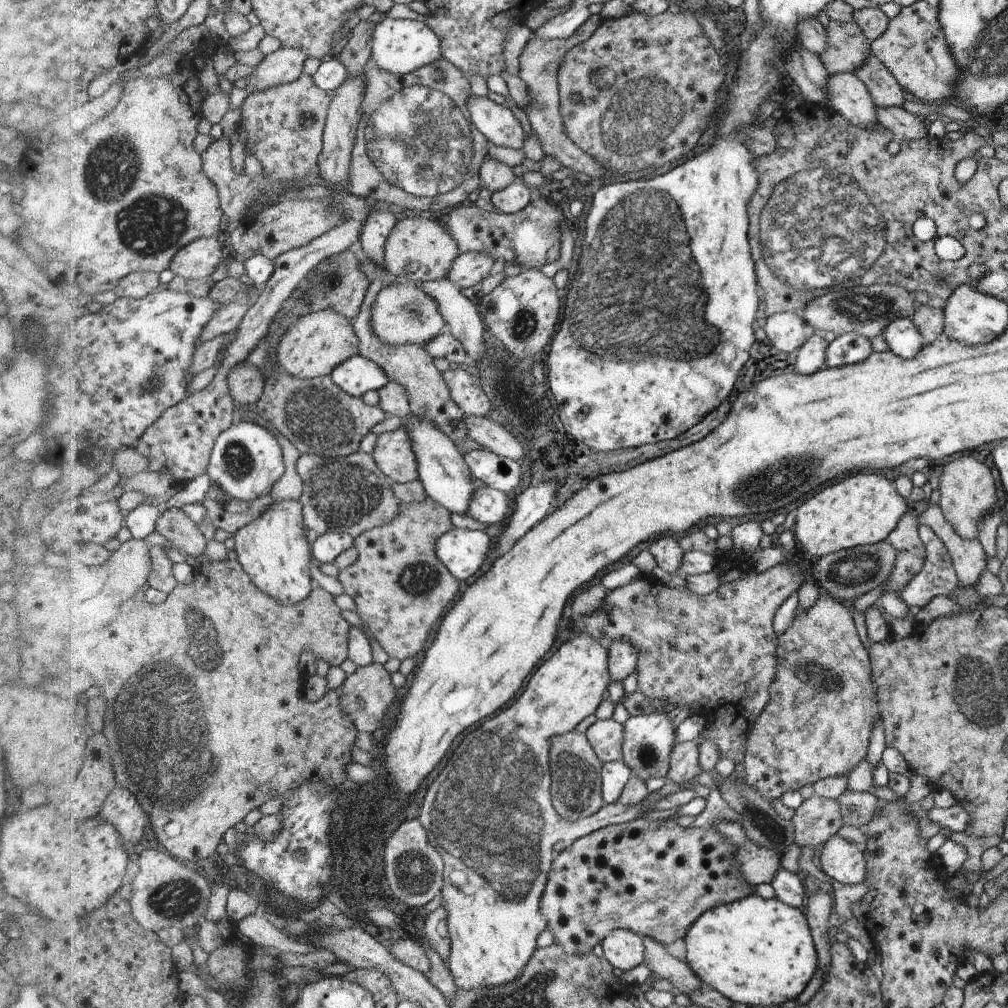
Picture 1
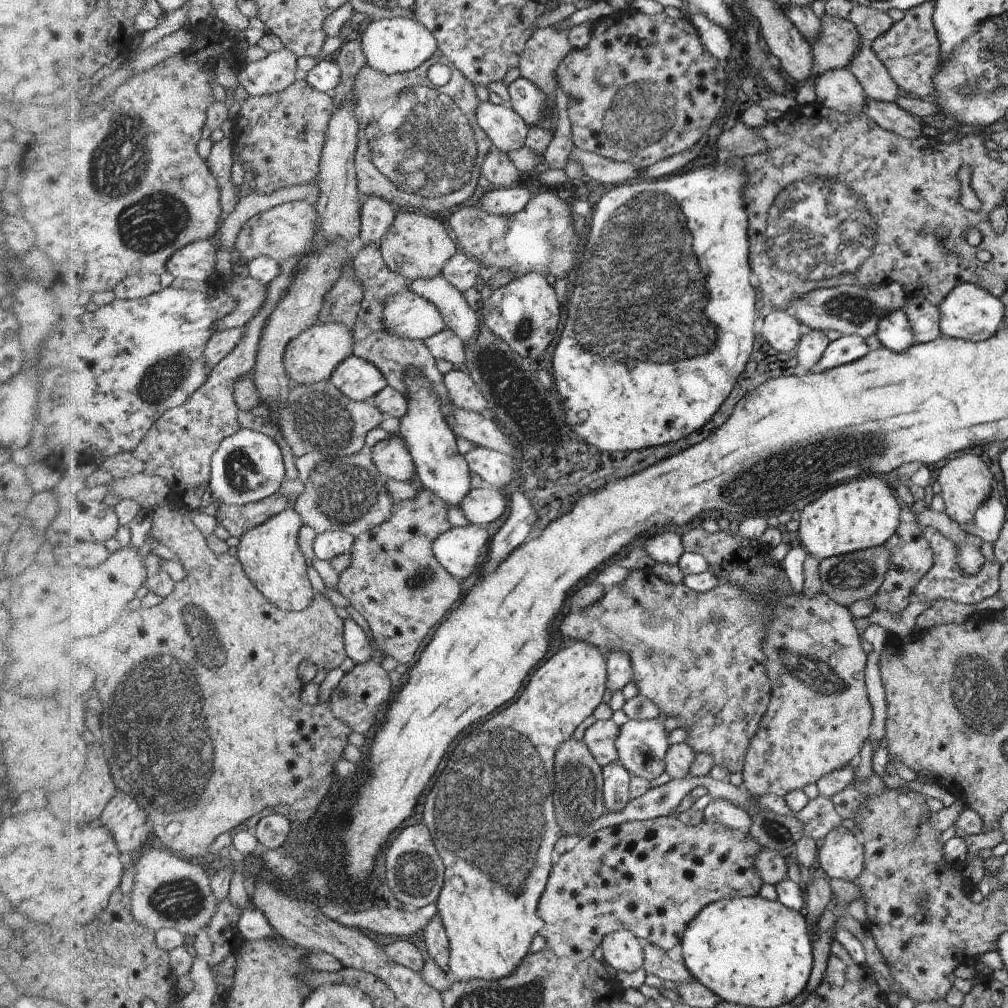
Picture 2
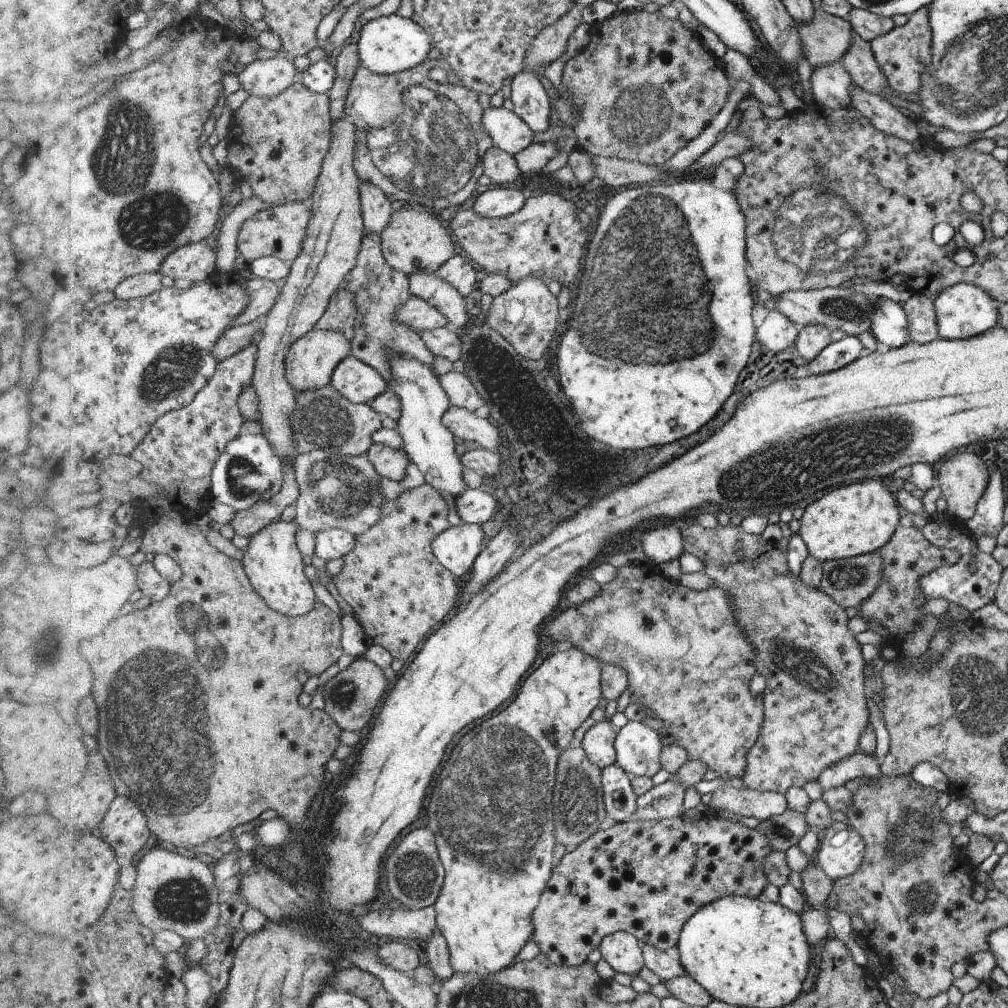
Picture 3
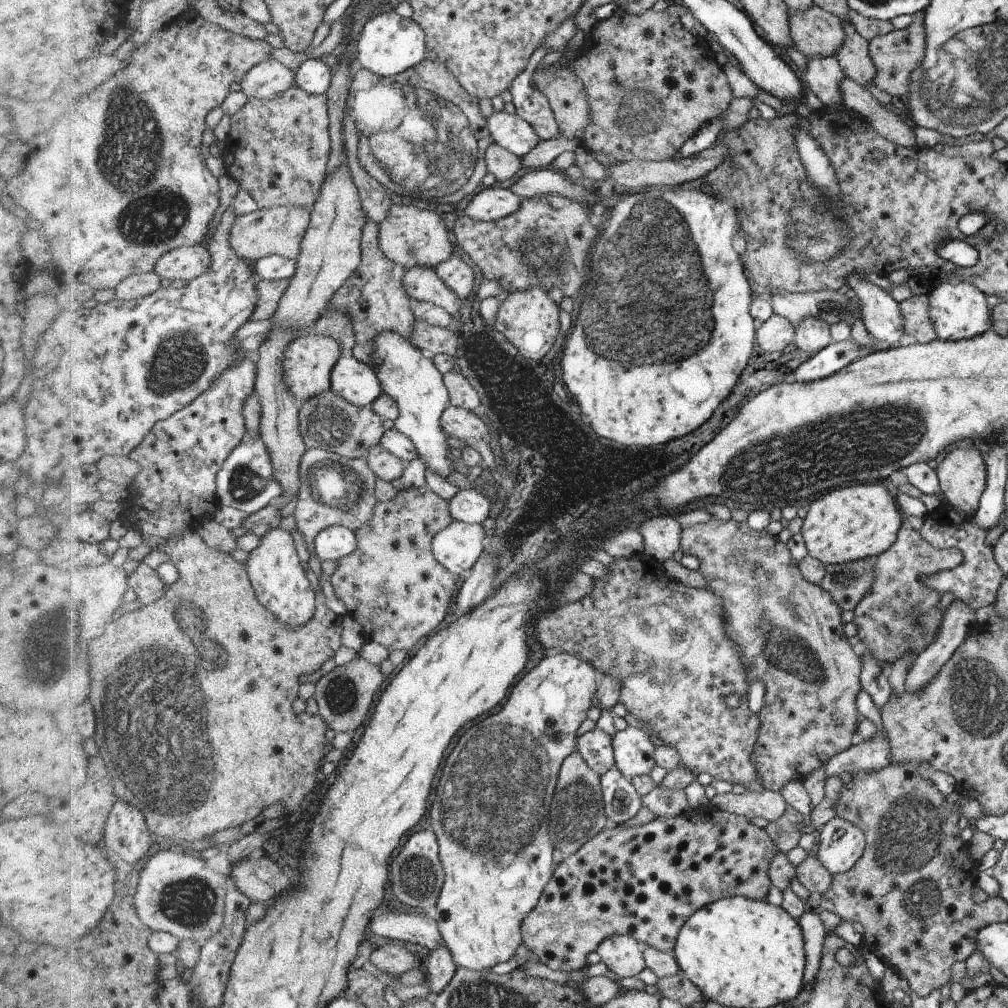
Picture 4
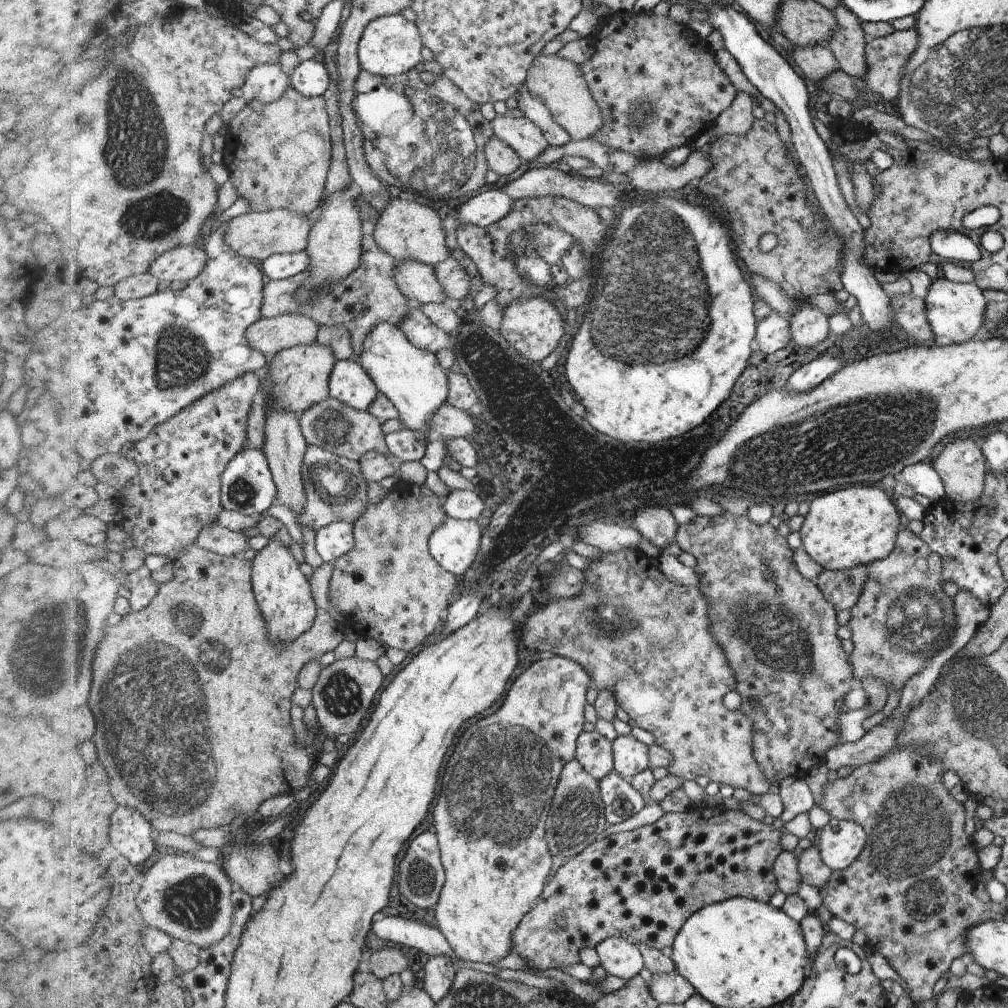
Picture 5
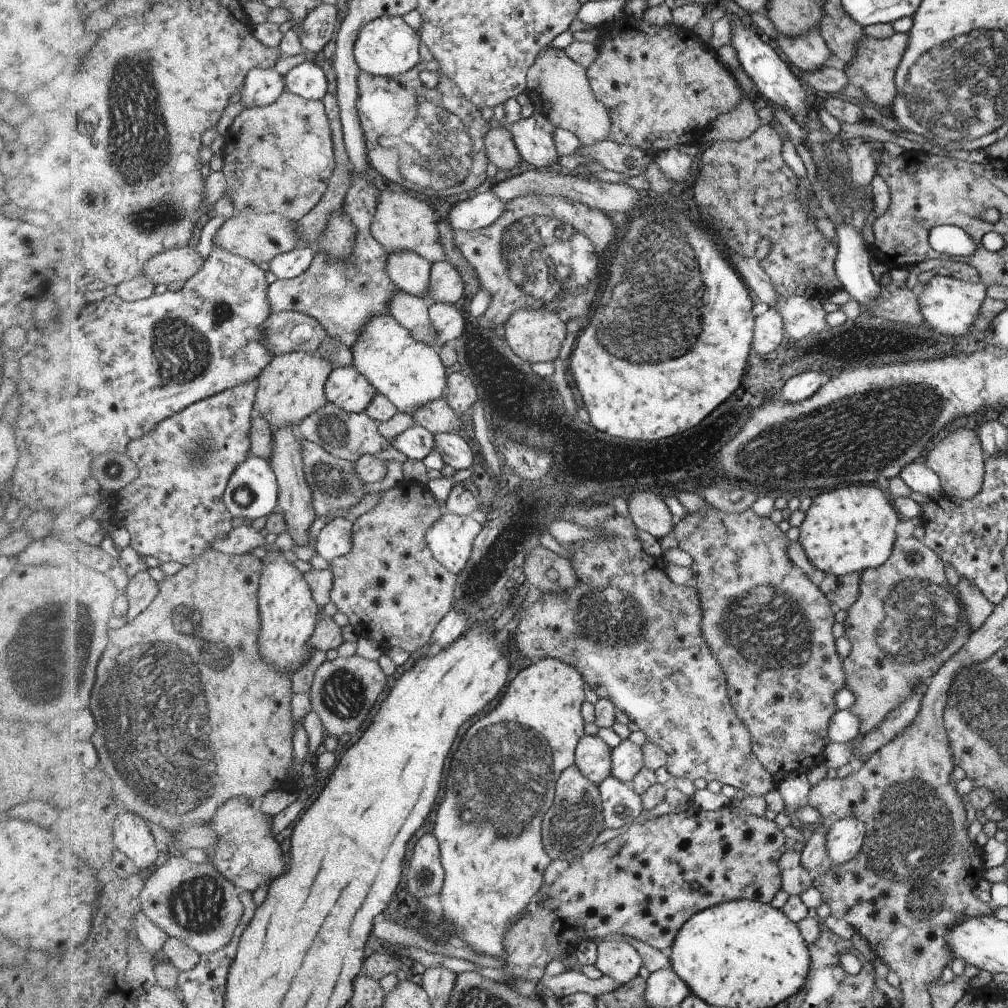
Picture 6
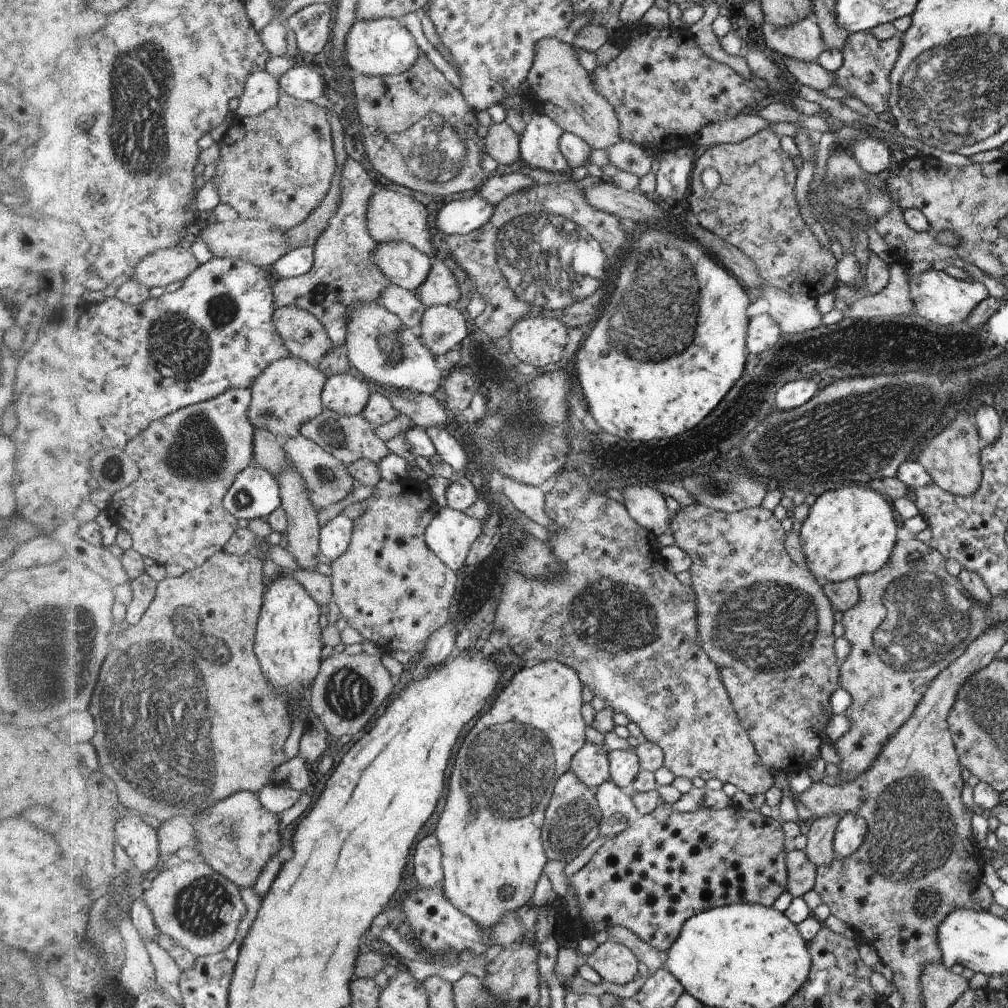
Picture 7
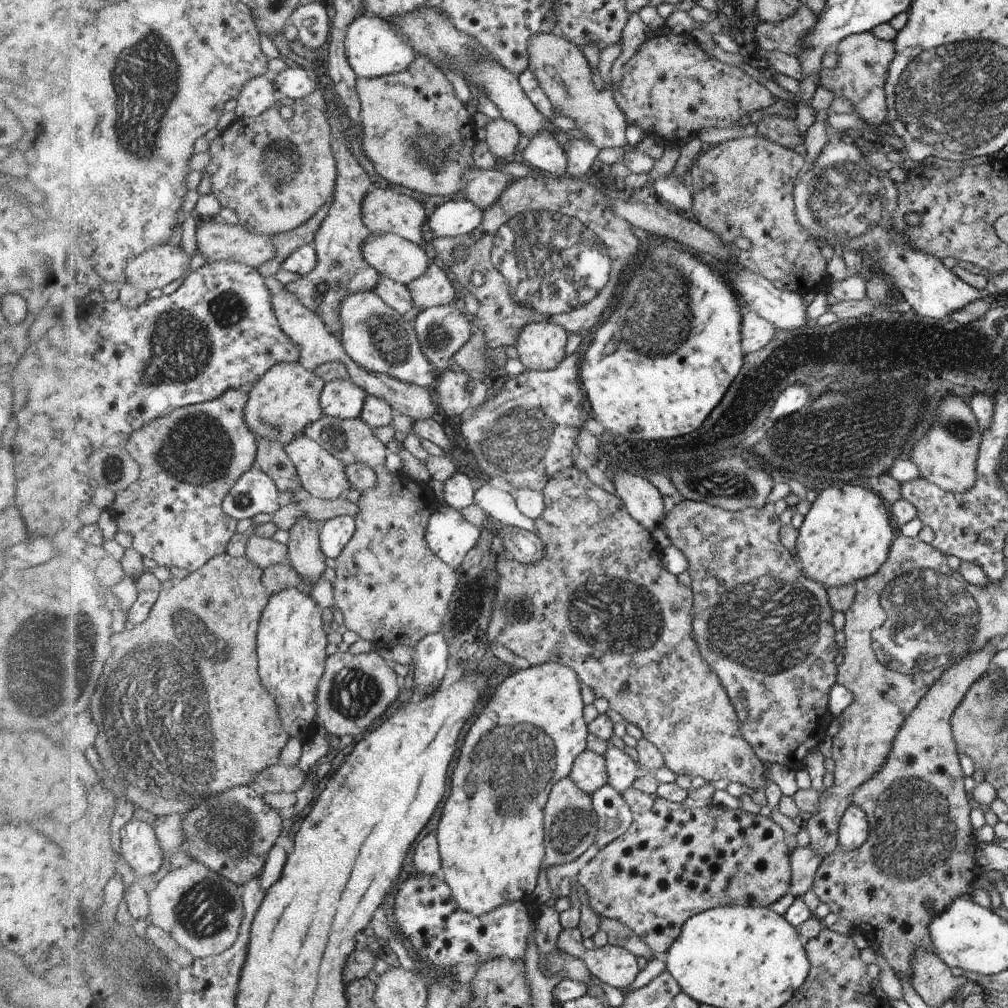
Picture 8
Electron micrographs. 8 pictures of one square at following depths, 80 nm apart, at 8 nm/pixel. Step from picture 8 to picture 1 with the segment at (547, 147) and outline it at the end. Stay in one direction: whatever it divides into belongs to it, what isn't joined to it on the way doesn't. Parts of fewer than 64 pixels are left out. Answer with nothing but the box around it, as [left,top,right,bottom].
[466,95,524,149]

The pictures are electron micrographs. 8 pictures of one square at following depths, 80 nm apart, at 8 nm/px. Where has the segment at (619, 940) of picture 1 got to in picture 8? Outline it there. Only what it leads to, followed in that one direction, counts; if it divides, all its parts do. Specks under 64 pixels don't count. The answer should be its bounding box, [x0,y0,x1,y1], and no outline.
[582,945,640,990]

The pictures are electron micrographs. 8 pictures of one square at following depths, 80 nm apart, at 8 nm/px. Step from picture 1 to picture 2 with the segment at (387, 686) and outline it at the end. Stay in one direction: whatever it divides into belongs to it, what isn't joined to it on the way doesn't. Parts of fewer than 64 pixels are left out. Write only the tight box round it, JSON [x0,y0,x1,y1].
[329,658,392,734]

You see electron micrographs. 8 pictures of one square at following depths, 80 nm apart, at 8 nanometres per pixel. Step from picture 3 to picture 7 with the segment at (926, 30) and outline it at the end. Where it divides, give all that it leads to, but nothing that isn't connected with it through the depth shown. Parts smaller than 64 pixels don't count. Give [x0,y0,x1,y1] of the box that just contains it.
[834,31,903,118]

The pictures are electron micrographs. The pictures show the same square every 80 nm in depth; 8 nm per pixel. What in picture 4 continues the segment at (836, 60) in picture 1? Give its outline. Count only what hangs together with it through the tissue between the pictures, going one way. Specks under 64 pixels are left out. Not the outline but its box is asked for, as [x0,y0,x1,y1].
[789,4,845,57]

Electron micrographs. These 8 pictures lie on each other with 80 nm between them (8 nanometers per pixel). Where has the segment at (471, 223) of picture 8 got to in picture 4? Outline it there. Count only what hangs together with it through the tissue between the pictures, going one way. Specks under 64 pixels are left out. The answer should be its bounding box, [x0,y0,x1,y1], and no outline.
[464,186,521,222]

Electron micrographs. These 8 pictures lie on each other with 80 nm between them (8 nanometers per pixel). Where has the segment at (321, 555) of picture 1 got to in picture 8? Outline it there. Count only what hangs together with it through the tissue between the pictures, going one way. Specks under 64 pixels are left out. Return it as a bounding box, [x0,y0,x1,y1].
[319,515,356,559]

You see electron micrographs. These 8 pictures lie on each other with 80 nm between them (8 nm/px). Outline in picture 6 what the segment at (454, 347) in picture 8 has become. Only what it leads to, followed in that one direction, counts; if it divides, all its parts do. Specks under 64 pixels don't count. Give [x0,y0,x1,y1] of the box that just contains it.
[428,303,465,349]

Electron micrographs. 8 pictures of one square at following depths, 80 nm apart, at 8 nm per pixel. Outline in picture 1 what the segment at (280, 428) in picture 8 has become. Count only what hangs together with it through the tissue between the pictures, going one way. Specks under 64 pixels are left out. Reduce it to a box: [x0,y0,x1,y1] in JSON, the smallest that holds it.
[279,309,360,378]

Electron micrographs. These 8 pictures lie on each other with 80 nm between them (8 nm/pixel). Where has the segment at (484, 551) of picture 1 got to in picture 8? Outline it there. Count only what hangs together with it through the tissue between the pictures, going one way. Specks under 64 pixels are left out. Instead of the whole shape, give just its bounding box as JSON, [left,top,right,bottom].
[425,504,480,570]

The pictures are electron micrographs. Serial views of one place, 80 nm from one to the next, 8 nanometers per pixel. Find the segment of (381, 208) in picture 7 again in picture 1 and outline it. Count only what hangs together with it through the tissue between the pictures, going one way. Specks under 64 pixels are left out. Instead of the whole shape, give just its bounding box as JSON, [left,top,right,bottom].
[385,216,460,284]

